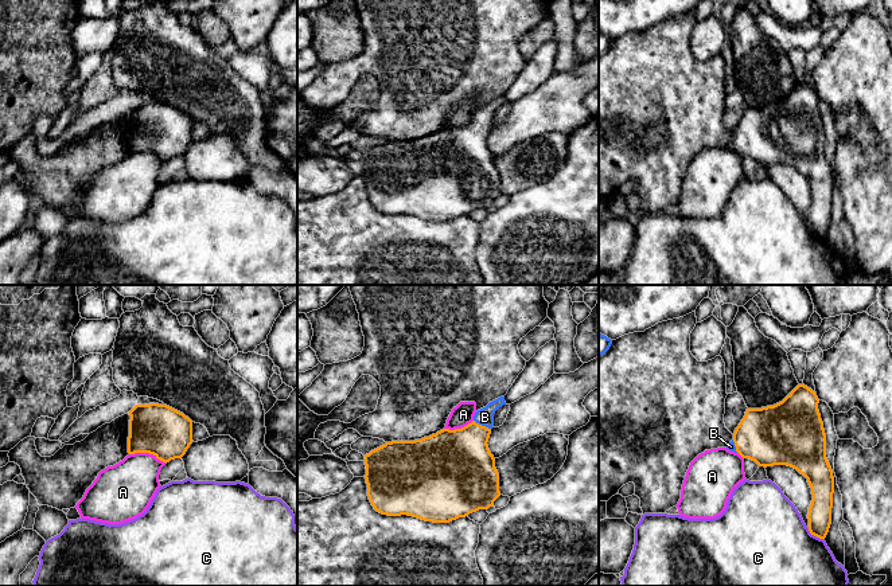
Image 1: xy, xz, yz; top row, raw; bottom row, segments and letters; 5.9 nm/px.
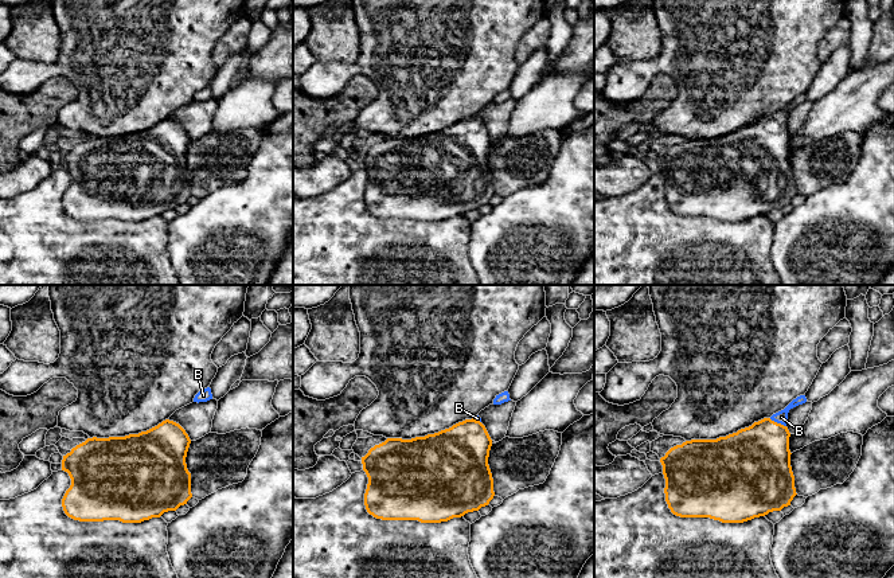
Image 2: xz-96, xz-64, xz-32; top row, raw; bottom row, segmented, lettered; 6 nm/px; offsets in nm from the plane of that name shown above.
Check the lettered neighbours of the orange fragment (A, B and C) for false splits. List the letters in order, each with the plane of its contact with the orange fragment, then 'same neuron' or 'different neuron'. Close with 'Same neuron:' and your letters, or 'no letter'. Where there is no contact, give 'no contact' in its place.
A: xy | different neuron
B: xz | same neuron
C: yz | different neuron
Same neuron: B

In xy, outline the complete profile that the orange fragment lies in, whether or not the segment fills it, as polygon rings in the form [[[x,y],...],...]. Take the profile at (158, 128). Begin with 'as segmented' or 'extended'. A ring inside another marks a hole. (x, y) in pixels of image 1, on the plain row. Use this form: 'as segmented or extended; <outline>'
as segmented; [[[136,103],[128,113],[129,153],[149,152],[167,163],[182,157],[192,142],[192,120],[167,103]]]

